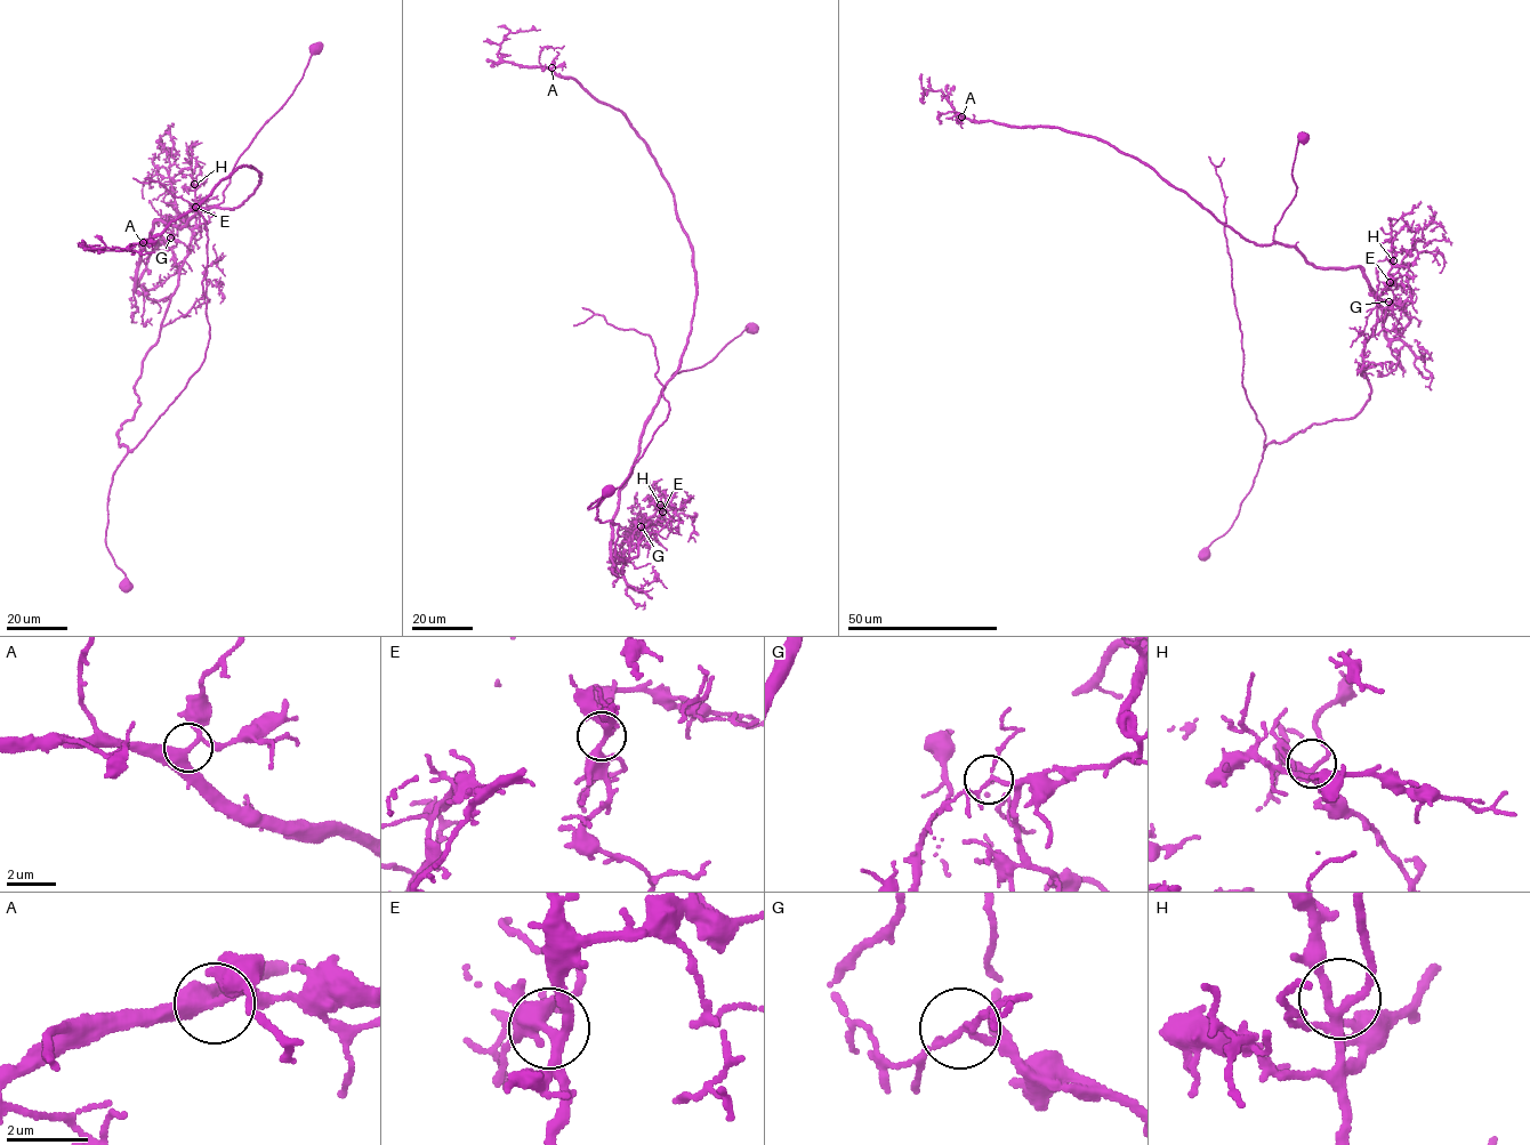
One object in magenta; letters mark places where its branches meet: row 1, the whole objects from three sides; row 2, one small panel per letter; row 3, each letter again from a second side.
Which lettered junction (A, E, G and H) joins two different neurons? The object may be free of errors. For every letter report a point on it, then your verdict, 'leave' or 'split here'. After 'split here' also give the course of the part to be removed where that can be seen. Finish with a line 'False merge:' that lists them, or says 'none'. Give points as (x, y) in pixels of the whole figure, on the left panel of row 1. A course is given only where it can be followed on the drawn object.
A: at (143, 242); leave
E: at (195, 207); leave
G: at (170, 238); split here; foreign part runs (170, 238), (188, 250), (118, 434), (129, 450), (200, 367), (210, 328), (204, 219), (133, 178)
H: at (194, 184); leave
False merge: G

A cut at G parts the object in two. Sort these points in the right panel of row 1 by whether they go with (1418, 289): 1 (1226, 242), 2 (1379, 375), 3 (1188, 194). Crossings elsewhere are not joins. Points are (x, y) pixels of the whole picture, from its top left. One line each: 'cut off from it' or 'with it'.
1: with it
2: cut off from it
3: cut off from it

